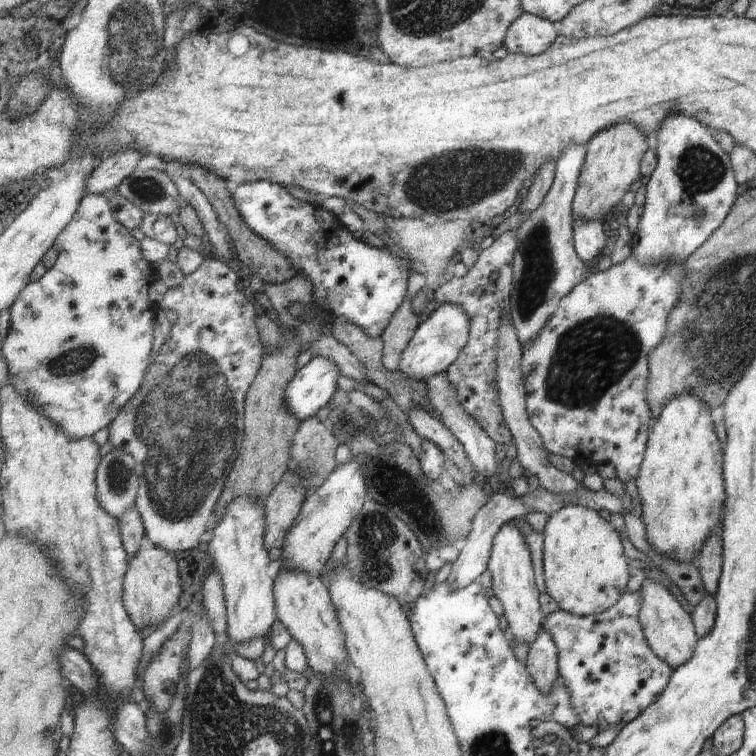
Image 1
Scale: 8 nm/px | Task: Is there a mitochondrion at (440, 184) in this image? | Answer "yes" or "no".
yes

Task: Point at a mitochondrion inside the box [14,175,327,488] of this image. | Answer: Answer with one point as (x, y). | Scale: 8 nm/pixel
(75, 360)

